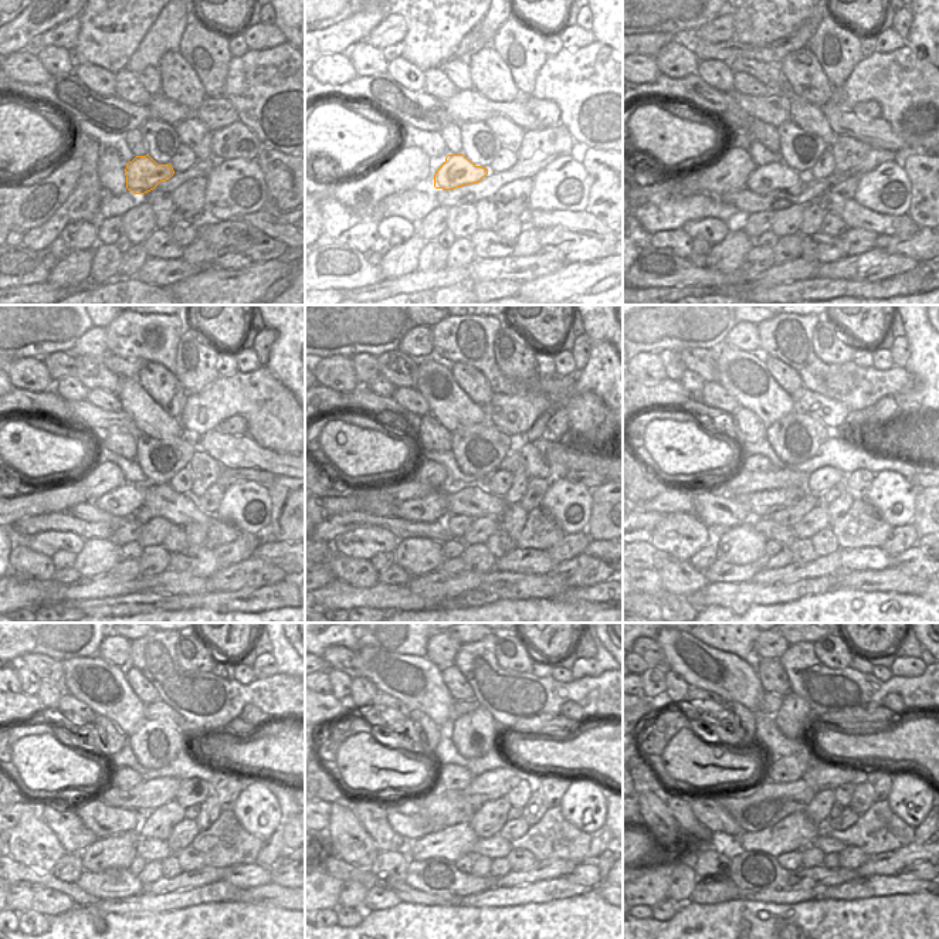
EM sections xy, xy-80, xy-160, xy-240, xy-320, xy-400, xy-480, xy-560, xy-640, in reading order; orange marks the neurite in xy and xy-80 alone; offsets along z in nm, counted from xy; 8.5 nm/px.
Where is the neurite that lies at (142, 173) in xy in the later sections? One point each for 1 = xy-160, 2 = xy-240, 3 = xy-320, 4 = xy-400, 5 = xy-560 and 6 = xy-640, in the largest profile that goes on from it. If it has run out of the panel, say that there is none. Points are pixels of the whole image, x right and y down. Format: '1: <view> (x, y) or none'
1: xy-160 (765, 179)
2: xy-240 (125, 499)
3: xy-320 (433, 507)
4: xy-400 (711, 508)
5: xy-560 (372, 814)
6: xy-640 (678, 806)

